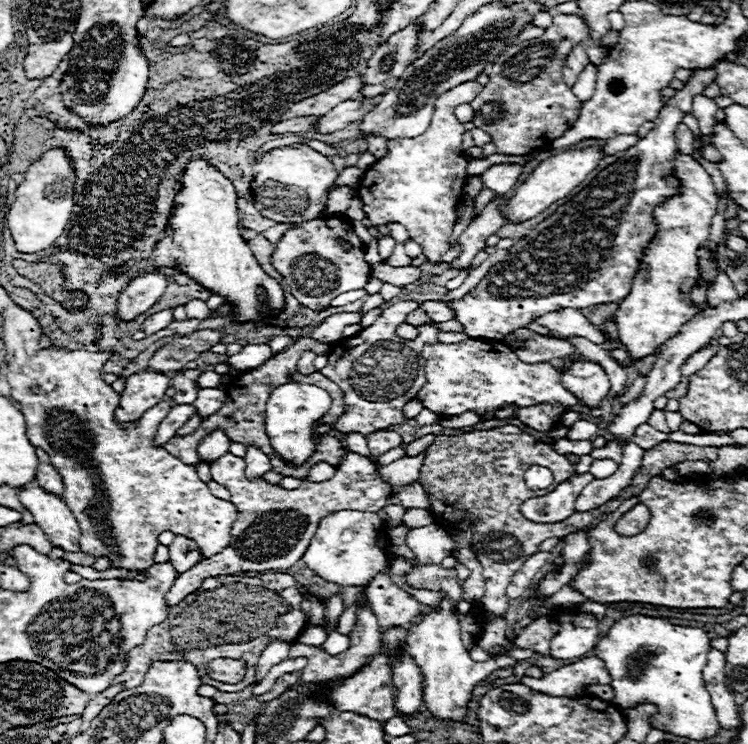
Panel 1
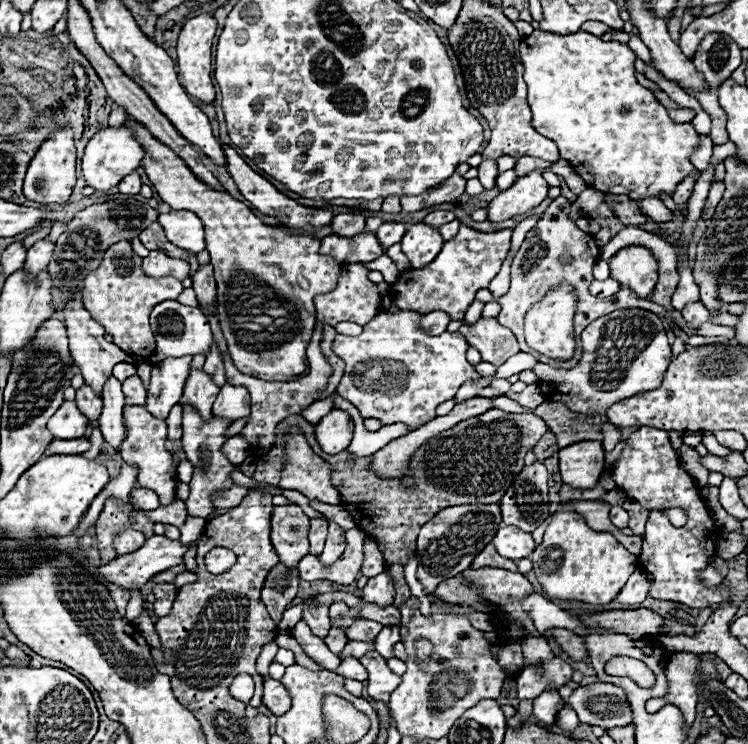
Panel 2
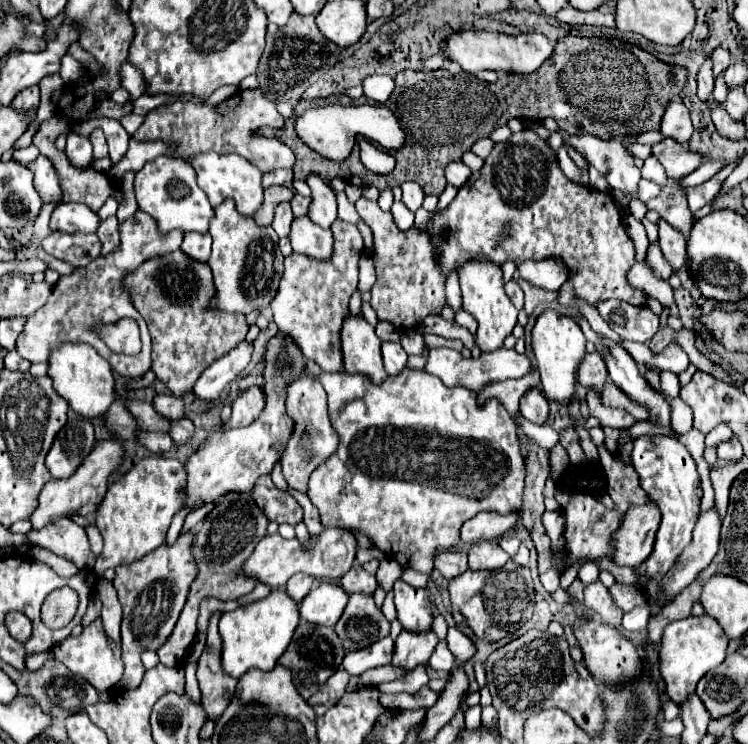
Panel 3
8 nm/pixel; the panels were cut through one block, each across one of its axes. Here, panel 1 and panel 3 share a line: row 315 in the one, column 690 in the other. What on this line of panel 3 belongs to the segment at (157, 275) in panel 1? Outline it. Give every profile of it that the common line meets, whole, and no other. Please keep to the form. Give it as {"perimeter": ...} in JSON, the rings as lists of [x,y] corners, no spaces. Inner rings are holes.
{"perimeter":[[[674,98],[668,108],[666,114],[662,118],[662,128],[660,132],[676,142],[688,144],[690,136],[692,136],[692,120],[688,114],[688,108],[682,104],[680,98]]]}

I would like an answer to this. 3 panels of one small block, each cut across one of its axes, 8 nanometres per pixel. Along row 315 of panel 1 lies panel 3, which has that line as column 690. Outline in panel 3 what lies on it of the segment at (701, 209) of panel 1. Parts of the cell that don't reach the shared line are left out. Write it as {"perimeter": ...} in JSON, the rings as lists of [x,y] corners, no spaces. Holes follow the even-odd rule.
{"perimeter":[[[704,614],[700,618],[688,616],[684,620],[668,624],[662,634],[662,642],[660,642],[660,650],[658,650],[658,658],[660,658],[658,664],[660,664],[660,676],[666,682],[666,692],[668,692],[670,700],[674,700],[676,704],[684,704],[688,700],[688,696],[696,690],[698,680],[708,670],[714,670],[716,666],[720,666],[724,662],[726,646],[728,646],[726,634],[718,626],[718,622],[714,618],[710,618],[708,614]]]}

